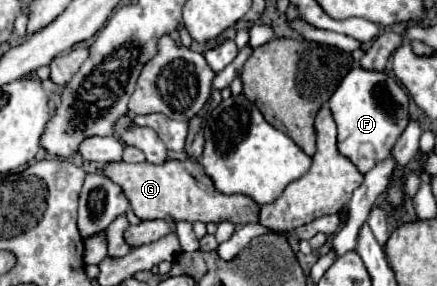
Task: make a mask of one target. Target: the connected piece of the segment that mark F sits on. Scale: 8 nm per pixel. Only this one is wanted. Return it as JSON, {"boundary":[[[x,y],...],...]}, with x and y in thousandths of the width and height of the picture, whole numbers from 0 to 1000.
{"boundary":[[[810,234],[778,290],[778,304],[760,325],[755,339],[755,388],[764,402],[764,423],[773,437],[773,535],[783,535],[787,549],[796,549],[815,591],[824,605],[842,605],[856,577],[865,577],[870,563],[879,563],[897,521],[902,521],[902,493],[911,493],[911,479],[924,465],[938,402],[934,402],[934,339],[929,318],[920,311],[920,297],[883,262],[883,255],[865,255],[865,248],[838,248],[828,234]]]}

